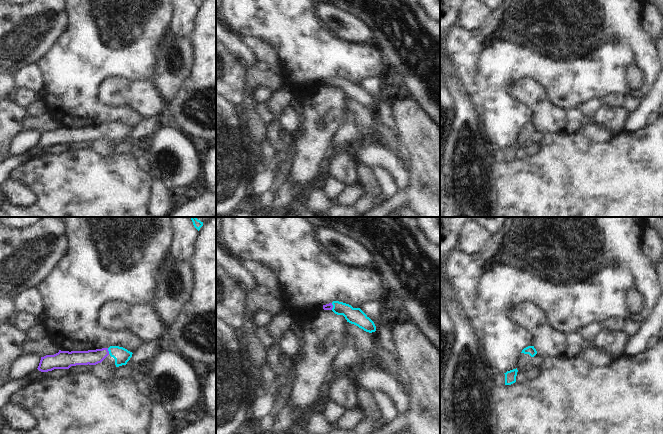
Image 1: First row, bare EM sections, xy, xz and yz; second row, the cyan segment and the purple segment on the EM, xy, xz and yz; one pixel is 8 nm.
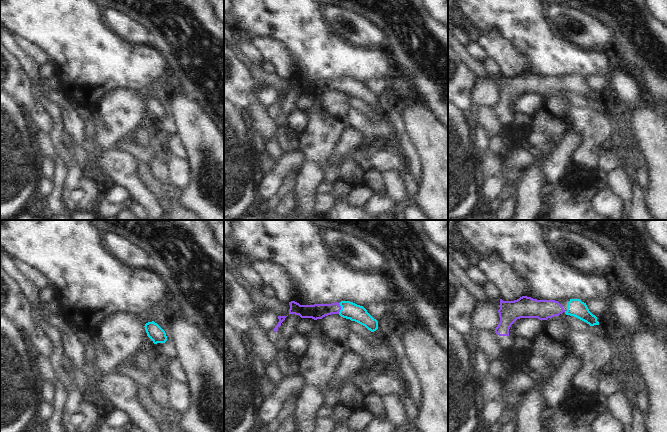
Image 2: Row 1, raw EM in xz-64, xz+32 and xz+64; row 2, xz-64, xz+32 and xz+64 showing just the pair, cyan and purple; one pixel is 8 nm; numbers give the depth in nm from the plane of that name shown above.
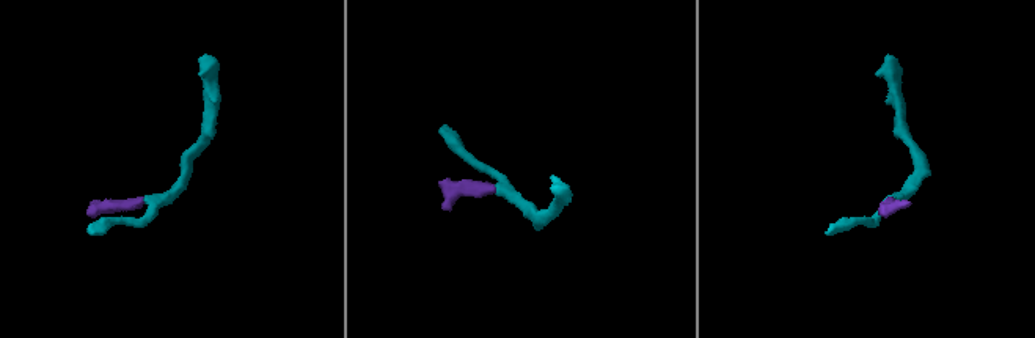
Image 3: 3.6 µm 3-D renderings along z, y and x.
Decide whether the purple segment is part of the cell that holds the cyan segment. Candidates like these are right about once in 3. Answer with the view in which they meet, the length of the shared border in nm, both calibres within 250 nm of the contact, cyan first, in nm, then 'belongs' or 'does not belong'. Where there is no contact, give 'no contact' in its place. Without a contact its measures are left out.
contact in xy; length 50 nm; calibres 130 and 130 nm; belongs

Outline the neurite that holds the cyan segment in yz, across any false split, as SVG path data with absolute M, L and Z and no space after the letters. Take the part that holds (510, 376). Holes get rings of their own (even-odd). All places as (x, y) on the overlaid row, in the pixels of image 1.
M517 368L507 371L505 374L505 385L511 385L516 382Z

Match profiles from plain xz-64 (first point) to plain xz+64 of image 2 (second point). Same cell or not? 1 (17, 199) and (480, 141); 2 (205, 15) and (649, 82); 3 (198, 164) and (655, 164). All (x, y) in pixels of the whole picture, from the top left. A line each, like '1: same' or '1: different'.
1: different
2: same
3: same

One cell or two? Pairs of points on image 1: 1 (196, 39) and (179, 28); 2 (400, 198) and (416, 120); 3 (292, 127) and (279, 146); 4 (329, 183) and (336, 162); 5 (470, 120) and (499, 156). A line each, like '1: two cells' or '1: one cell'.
1: two cells
2: one cell
3: two cells
4: two cells
5: two cells

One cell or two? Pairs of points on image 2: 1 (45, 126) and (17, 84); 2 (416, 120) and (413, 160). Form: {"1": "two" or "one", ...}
{"1": "one", "2": "two"}

